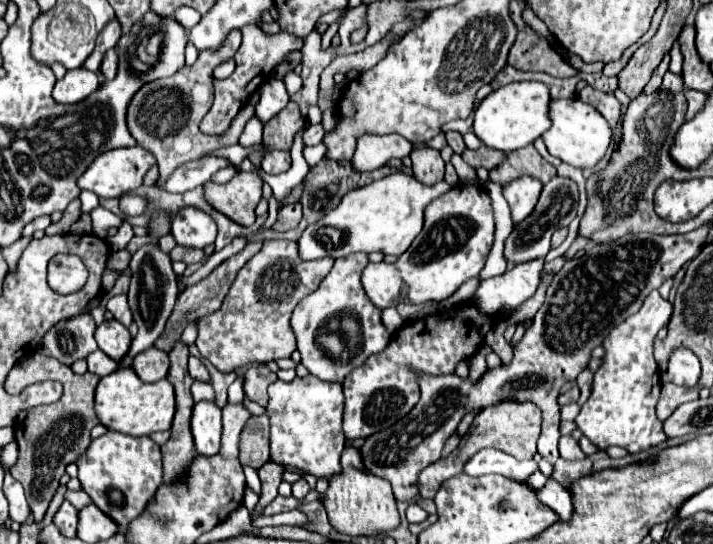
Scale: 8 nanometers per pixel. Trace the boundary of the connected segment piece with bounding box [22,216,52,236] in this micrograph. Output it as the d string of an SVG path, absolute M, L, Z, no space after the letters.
M42 216L42 218L36 218L36 220L32 220L32 222L30 222L30 224L24 228L24 234L22 234L22 236L32 236L36 230L46 230L50 224L52 224L50 216Z

